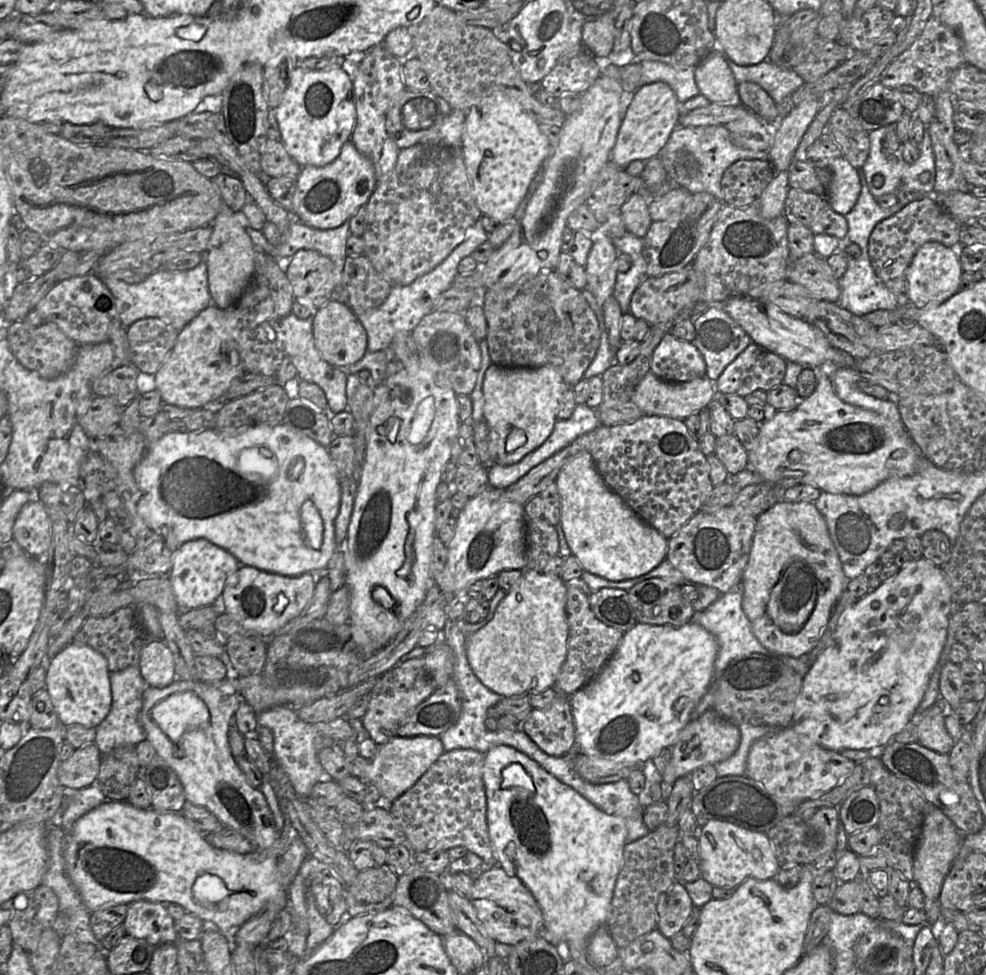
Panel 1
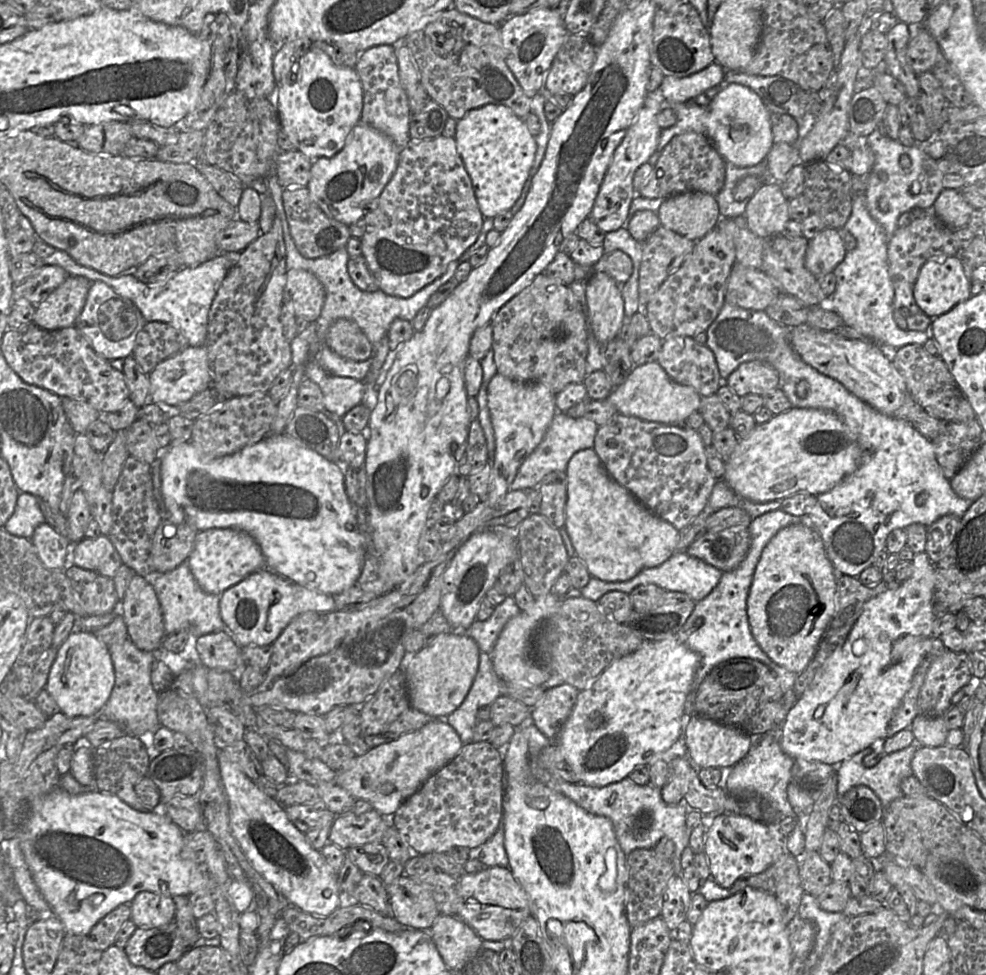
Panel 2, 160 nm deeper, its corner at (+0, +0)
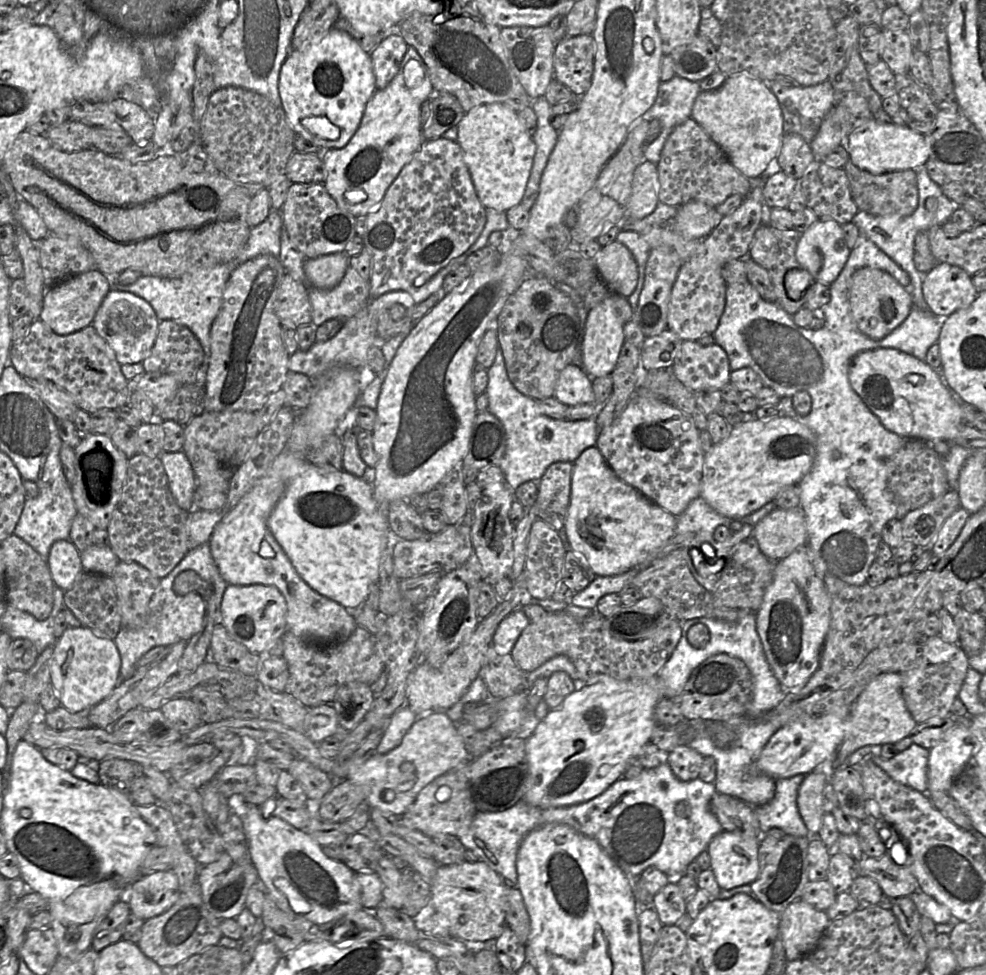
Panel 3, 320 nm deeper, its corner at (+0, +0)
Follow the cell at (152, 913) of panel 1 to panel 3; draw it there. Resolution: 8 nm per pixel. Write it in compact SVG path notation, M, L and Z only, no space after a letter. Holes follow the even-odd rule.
M159 871L138 879L122 901L127 902L130 913L143 920L149 920L168 911L180 898L177 877L173 871Z

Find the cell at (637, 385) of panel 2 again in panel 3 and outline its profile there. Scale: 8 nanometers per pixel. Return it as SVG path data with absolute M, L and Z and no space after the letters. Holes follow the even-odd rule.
M573 363L566 366L557 379L554 397L567 406L594 404L592 379Z

